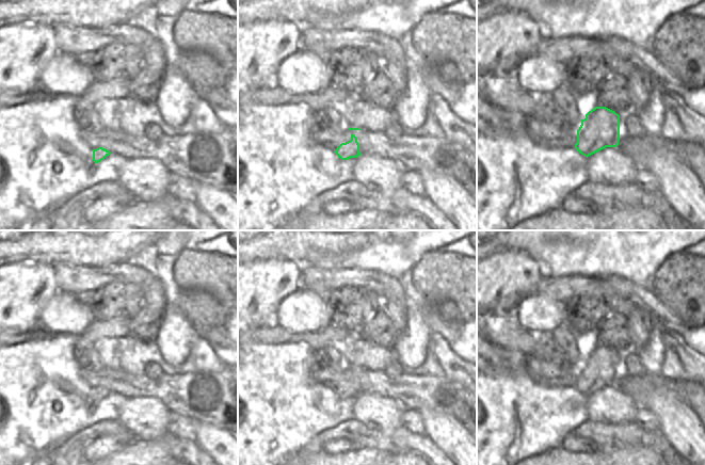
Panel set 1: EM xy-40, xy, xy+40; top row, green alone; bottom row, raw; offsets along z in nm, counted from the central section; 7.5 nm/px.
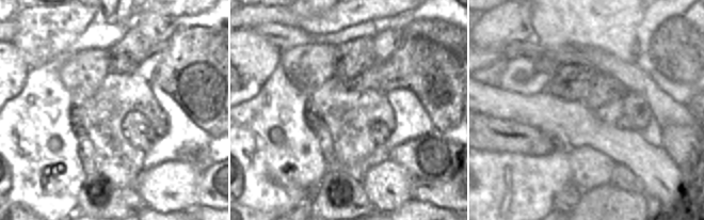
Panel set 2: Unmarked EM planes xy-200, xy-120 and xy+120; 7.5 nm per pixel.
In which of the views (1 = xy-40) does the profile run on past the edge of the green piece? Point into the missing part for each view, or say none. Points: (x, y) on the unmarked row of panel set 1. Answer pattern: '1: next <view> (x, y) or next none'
1: next none

